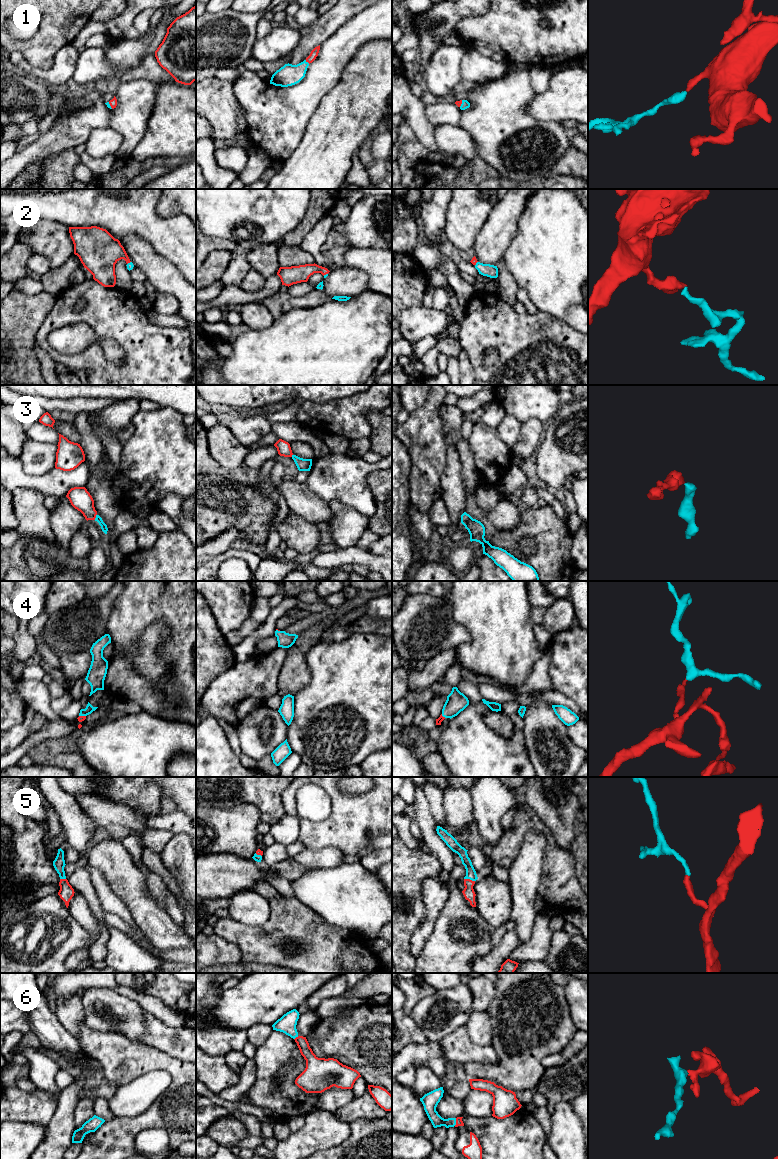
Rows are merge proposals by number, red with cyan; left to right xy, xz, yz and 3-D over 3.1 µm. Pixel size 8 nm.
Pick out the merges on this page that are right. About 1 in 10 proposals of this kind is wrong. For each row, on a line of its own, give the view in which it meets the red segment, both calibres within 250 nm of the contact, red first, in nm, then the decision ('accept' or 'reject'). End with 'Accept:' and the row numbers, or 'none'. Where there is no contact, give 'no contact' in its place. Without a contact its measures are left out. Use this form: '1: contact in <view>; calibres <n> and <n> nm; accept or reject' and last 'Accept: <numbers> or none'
1: contact in xz; calibres 60 and 170 nm; accept
2: contact in xz; calibres 140 and 20 nm; accept
3: contact in xy; calibres 170 and 50 nm; accept
4: contact in xy; calibres 50 and 70 nm; accept
5: contact in yz; calibres 90 and 80 nm; accept
6: contact in yz; calibres 60 and 100 nm; accept
Accept: 1, 2, 3, 4, 5, 6

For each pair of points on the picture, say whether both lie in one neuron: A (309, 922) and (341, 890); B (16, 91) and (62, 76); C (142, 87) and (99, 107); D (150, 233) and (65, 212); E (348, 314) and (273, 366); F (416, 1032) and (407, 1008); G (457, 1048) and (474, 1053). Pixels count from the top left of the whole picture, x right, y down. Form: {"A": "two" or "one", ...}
{"A": "two", "B": "two", "C": "two", "D": "one", "E": "one", "F": "one", "G": "one"}

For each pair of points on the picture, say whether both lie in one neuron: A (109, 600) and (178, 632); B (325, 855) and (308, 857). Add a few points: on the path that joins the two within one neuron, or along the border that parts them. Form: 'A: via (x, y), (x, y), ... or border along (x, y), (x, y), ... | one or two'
A: border along (122, 591), (116, 599), (106, 625) | two
B: via (321, 857), (312, 857) | one

